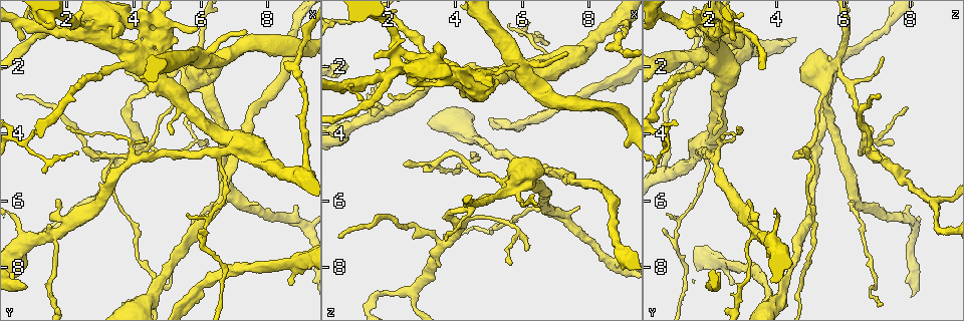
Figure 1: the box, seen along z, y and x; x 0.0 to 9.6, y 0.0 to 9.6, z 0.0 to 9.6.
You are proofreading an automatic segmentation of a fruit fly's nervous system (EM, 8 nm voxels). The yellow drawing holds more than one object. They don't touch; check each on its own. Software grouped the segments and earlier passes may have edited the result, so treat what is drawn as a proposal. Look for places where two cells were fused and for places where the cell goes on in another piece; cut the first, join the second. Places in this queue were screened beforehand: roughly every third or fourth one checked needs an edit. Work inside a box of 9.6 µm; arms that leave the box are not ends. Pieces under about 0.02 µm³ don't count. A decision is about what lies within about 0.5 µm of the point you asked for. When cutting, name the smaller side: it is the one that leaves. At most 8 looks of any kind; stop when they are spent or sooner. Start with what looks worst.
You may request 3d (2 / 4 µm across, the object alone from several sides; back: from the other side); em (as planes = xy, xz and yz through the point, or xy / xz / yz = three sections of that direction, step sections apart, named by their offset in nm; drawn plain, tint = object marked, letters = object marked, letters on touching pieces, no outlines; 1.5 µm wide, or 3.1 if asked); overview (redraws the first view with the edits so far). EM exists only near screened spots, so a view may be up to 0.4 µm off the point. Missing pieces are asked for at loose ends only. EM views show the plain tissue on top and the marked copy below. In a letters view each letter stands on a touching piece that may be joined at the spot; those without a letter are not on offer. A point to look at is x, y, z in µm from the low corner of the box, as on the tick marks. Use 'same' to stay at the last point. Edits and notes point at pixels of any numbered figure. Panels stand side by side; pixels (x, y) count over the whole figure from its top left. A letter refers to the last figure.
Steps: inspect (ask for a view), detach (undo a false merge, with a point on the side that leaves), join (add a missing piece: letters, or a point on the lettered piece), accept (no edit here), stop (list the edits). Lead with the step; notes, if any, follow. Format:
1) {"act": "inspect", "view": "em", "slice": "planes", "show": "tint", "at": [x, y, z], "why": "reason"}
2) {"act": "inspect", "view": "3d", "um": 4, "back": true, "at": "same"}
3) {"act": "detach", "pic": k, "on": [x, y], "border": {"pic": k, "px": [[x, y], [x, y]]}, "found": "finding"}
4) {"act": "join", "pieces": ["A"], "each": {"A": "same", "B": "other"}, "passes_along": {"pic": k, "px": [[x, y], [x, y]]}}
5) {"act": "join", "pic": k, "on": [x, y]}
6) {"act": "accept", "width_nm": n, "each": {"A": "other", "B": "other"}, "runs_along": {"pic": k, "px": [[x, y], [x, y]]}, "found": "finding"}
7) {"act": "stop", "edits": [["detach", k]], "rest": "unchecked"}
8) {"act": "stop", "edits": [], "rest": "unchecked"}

{"act": "inspect", "view": "em", "slice": "xy", "step": 4, "show": "letters", "at": [1.65, 7.00, 3.30]}

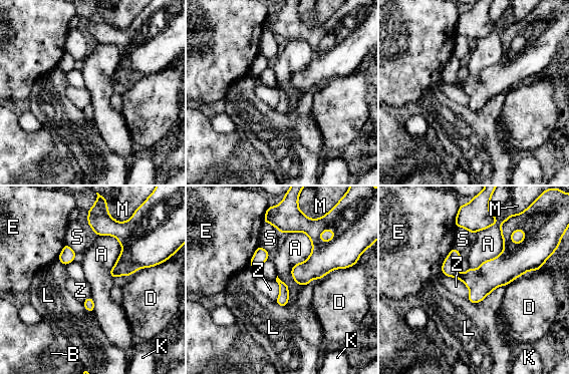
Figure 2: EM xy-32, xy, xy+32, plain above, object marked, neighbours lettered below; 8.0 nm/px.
{"act": "accept", "each": {"A": "other", "B": "other", "D": "other", "E": "other", "K": "other", "L": "other", "M": "other", "S": "other", "Z": "other"}, "border": {"pic": 2, "px": [[284, 232], [302, 286]]}, "found": "one cell here"}

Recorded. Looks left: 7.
{"act": "inspect", "view": "em", "slice": "planes", "show": "letters", "at": [2.20, 0.70, 1.60], "why": "arms part here"}

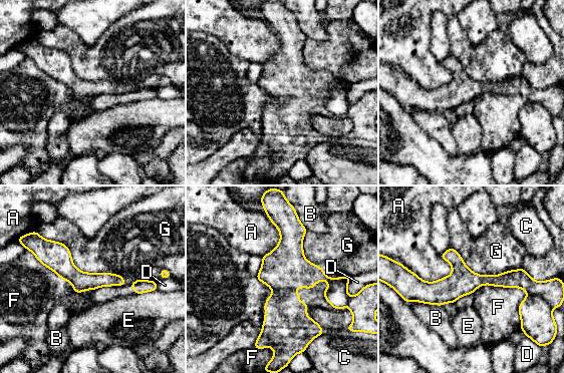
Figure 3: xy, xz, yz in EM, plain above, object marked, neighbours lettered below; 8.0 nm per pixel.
{"act": "detach", "pic": 3, "on": [552, 291], "width_nm": 160, "each": {"A": "other", "B": "other", "C": "other", "D": "other", "E": "other", "F": "other", "G": "other"}, "found": "a second cell is stuck on"}

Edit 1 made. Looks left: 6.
{"act": "inspect", "view": "overview", "why": "redraw"}

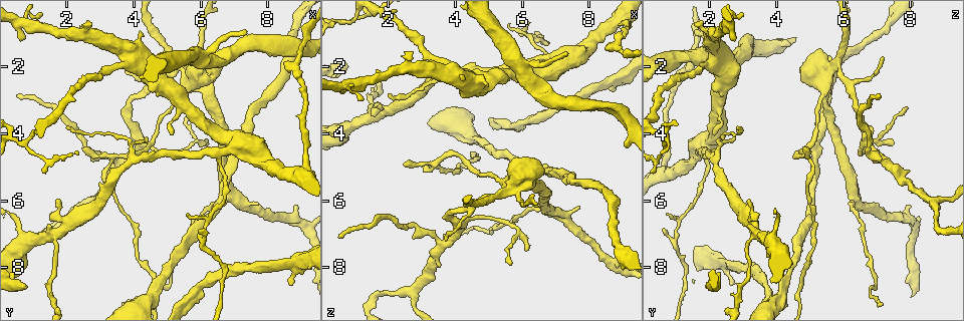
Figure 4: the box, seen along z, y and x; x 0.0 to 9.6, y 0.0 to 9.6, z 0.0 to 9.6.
{"act": "inspect", "view": "3d", "um": 4, "at": [0.75, 1.20, 2.70], "why": "an open end"}

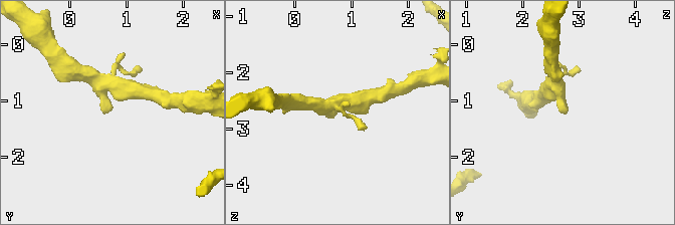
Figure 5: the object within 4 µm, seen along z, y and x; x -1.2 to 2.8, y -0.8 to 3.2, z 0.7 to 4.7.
{"act": "inspect", "view": "em", "slice": "yz", "step": 8, "show": "tint", "at": [0.75, 1.15, 2.75]}

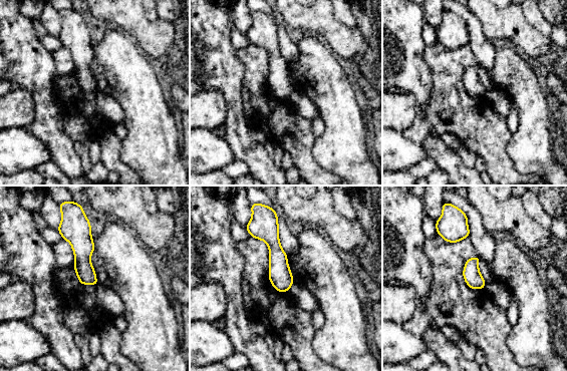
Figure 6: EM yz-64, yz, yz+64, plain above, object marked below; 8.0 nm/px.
{"act": "inspect", "view": "em", "slice": "yz", "step": 8, "show": "letters", "at": "same"}

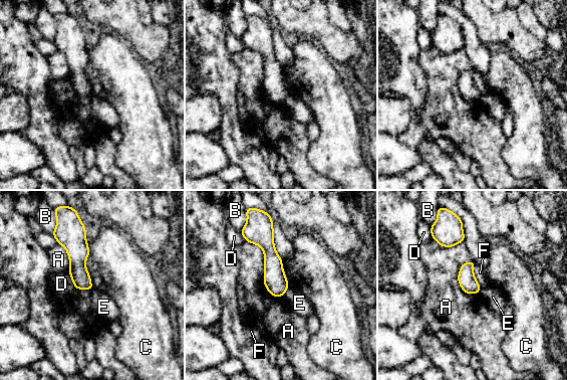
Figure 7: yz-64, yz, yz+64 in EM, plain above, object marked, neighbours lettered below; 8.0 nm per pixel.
{"act": "accept", "longest_contact_nm": ["A", 550], "each": {"A": "other", "B": "other", "C": "other", "D": "other", "E": "other", "F": "other"}, "border": {"pic": 7, "px": [[474, 264], [474, 277], [481, 288]]}, "found": "none of them fits"}

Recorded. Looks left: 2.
{"act": "stop", "edits": [["detach", 3]], "rest": "unchecked"}

